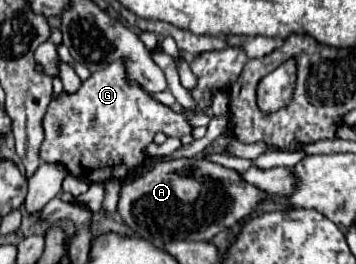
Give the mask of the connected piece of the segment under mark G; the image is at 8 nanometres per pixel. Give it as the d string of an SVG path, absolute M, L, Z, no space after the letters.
M118 60L104 70L94 72L86 82L82 82L80 90L76 94L62 94L60 100L52 98L50 108L44 116L44 142L40 148L40 158L44 162L60 162L66 166L66 170L86 182L106 182L108 178L122 180L126 178L136 166L140 166L146 158L144 148L152 142L156 132L164 132L166 136L184 136L190 134L190 126L182 114L172 112L172 108L166 108L158 104L150 94L146 94L138 86L130 86L126 82L124 64Z

